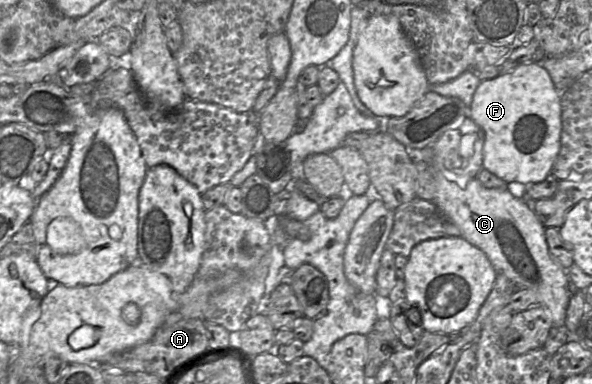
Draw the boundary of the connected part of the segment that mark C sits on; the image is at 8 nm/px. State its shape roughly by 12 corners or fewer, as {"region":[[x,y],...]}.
{"region":[[435,171],[433,202],[563,326],[568,272],[532,205]]}

